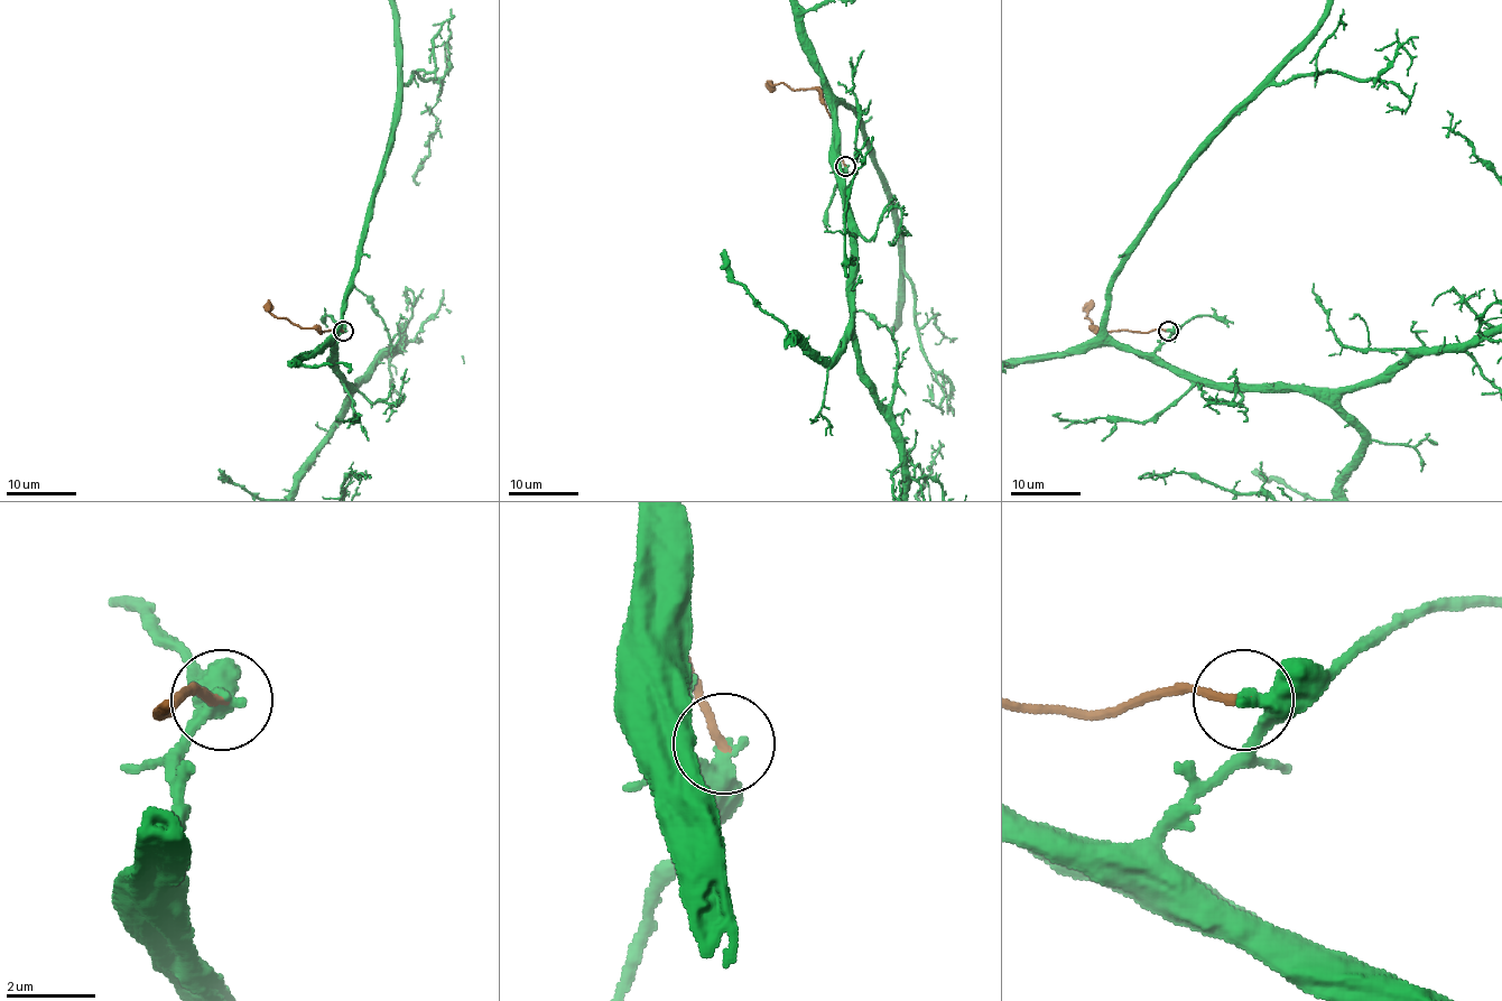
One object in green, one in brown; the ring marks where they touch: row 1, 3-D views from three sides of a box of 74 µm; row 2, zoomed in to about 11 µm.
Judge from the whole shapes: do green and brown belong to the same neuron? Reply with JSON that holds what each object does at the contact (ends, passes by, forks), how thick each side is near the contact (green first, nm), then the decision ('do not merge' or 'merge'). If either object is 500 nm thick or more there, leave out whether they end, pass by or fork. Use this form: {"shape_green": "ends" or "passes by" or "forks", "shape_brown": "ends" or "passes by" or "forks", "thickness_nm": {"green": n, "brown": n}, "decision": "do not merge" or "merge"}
{"shape_green": "passes by", "shape_brown": "ends", "thickness_nm": {"green": 320, "brown": 200}, "decision": "do not merge"}

